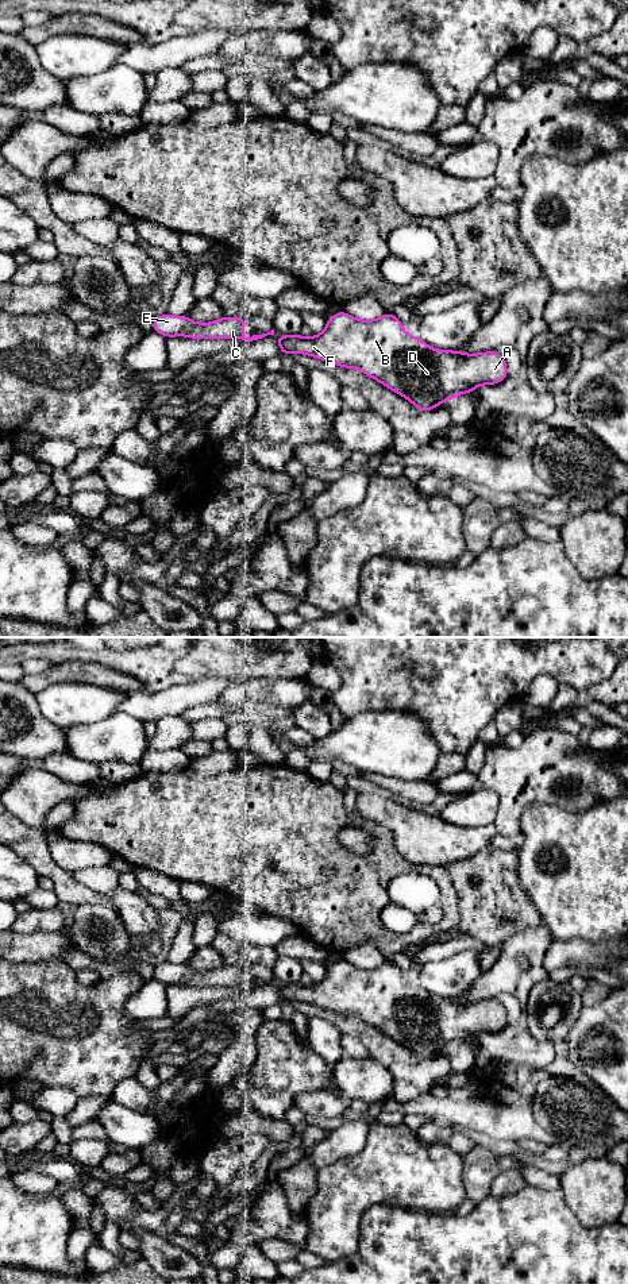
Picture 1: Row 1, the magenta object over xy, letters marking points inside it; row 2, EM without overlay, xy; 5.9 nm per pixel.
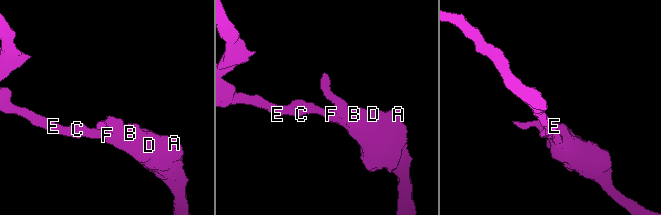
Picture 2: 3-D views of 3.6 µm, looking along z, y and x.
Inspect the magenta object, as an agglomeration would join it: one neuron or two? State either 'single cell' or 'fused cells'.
single cell

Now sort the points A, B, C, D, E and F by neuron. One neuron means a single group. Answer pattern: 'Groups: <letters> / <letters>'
Groups: A B C D E F

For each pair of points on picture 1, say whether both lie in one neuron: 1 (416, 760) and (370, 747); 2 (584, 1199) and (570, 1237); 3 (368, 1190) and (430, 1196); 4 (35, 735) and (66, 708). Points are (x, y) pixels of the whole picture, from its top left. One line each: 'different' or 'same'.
1: same
2: different
3: same
4: different

